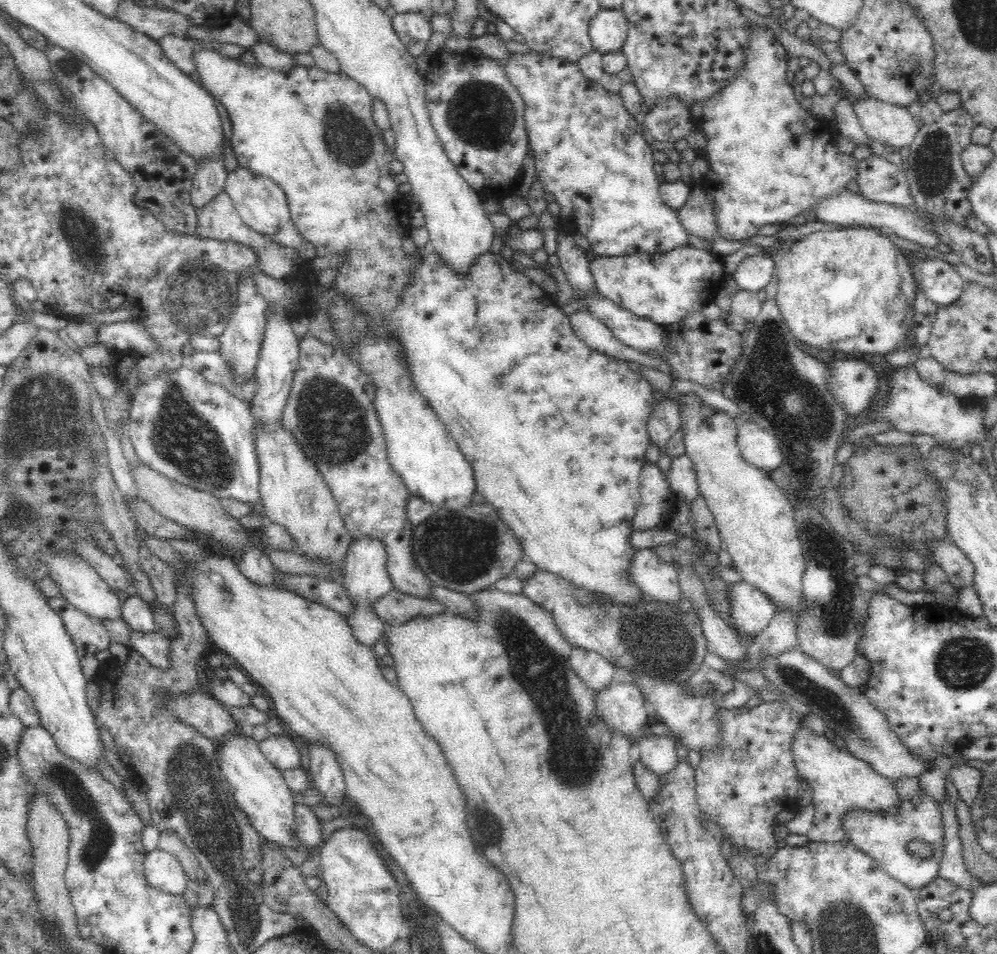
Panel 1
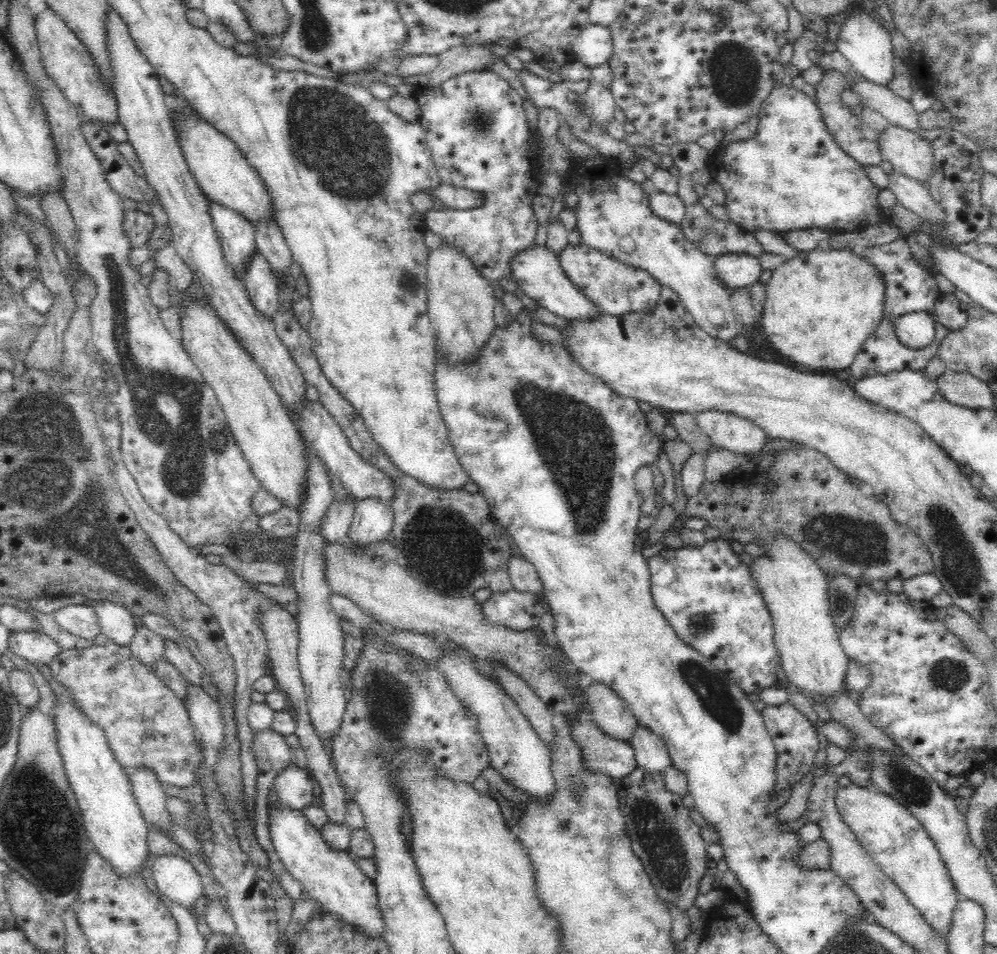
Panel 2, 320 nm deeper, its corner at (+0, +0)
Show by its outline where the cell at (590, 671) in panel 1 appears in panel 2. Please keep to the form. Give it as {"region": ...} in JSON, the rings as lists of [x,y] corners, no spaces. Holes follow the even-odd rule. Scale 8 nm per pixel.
{"region":[[[598,683],[588,686],[585,695],[591,708],[591,720],[602,732],[611,738],[630,742],[639,722],[627,702],[610,687]]]}

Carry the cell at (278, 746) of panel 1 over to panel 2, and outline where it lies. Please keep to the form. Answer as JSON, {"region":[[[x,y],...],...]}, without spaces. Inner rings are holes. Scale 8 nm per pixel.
{"region":[[[294,764],[278,773],[273,787],[280,803],[289,809],[301,811],[312,805],[314,799],[312,783],[313,779],[310,773]]]}

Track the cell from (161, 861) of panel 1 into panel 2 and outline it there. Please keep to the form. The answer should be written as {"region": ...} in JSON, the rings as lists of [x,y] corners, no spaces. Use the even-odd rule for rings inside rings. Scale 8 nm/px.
{"region":[[[176,854],[158,855],[151,868],[158,890],[170,900],[188,909],[194,916],[196,927],[202,936],[210,936],[211,928],[203,914],[196,914],[192,907],[204,896],[203,882],[196,868],[182,856]]]}

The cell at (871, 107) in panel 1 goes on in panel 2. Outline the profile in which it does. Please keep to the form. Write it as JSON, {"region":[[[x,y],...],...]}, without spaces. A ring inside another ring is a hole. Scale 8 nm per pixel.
{"region":[[[888,126],[888,130],[879,136],[879,145],[882,152],[882,159],[892,165],[894,172],[902,174],[912,180],[921,182],[924,186],[934,174],[934,150],[922,136],[903,130],[896,126]]]}

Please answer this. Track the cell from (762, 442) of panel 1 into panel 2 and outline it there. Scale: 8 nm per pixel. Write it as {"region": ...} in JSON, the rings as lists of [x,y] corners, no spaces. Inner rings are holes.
{"region":[[[706,410],[694,415],[713,444],[730,452],[758,452],[766,442],[767,434],[760,427],[737,414]]]}

